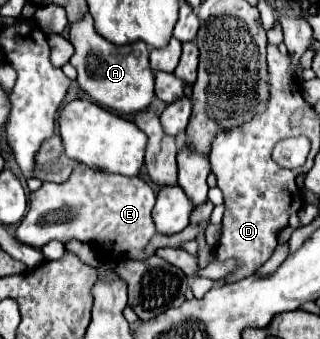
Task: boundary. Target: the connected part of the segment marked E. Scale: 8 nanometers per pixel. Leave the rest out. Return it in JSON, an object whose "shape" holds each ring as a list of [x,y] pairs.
{"shape":[[[79,165],[69,181],[61,185],[43,183],[29,197],[29,211],[17,227],[17,239],[21,243],[41,249],[49,241],[69,243],[71,239],[77,239],[89,245],[95,243],[103,251],[109,251],[111,243],[111,255],[115,259],[149,259],[145,247],[157,233],[151,219],[155,193],[143,179],[109,175],[105,171],[95,171]]]}

